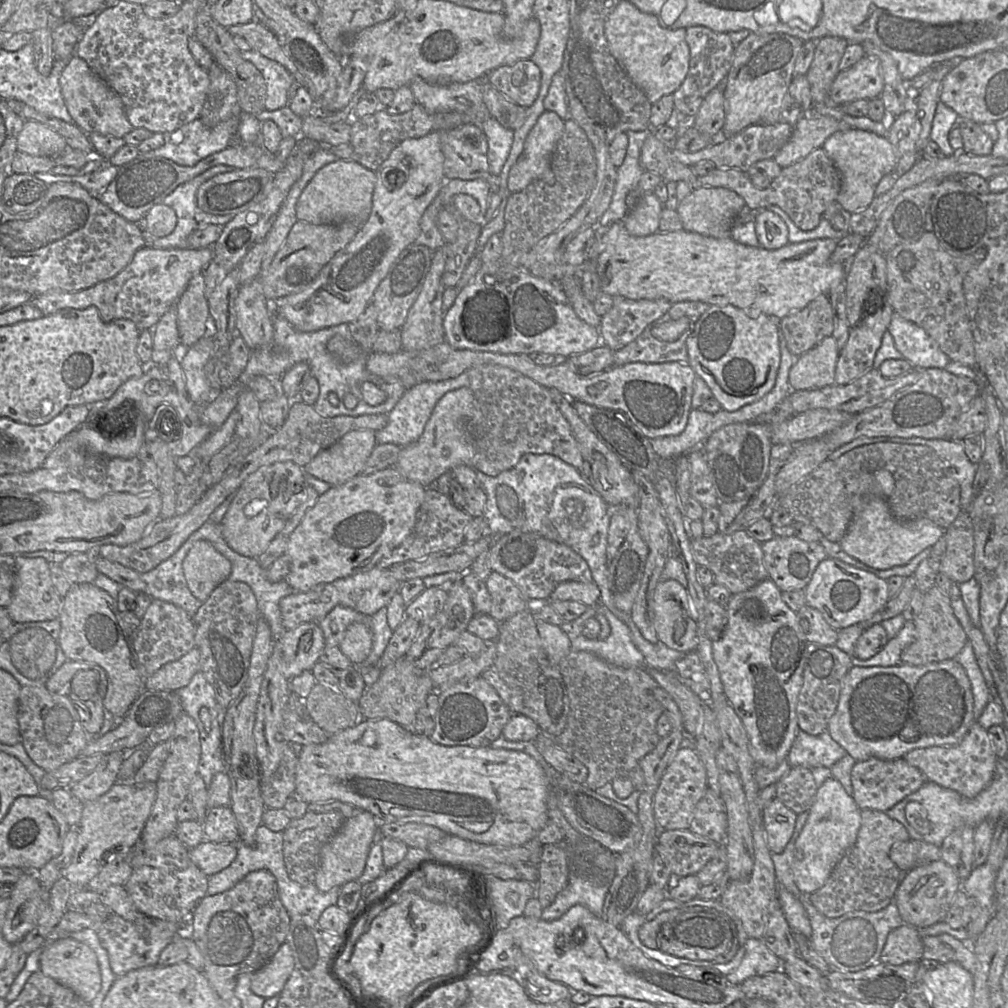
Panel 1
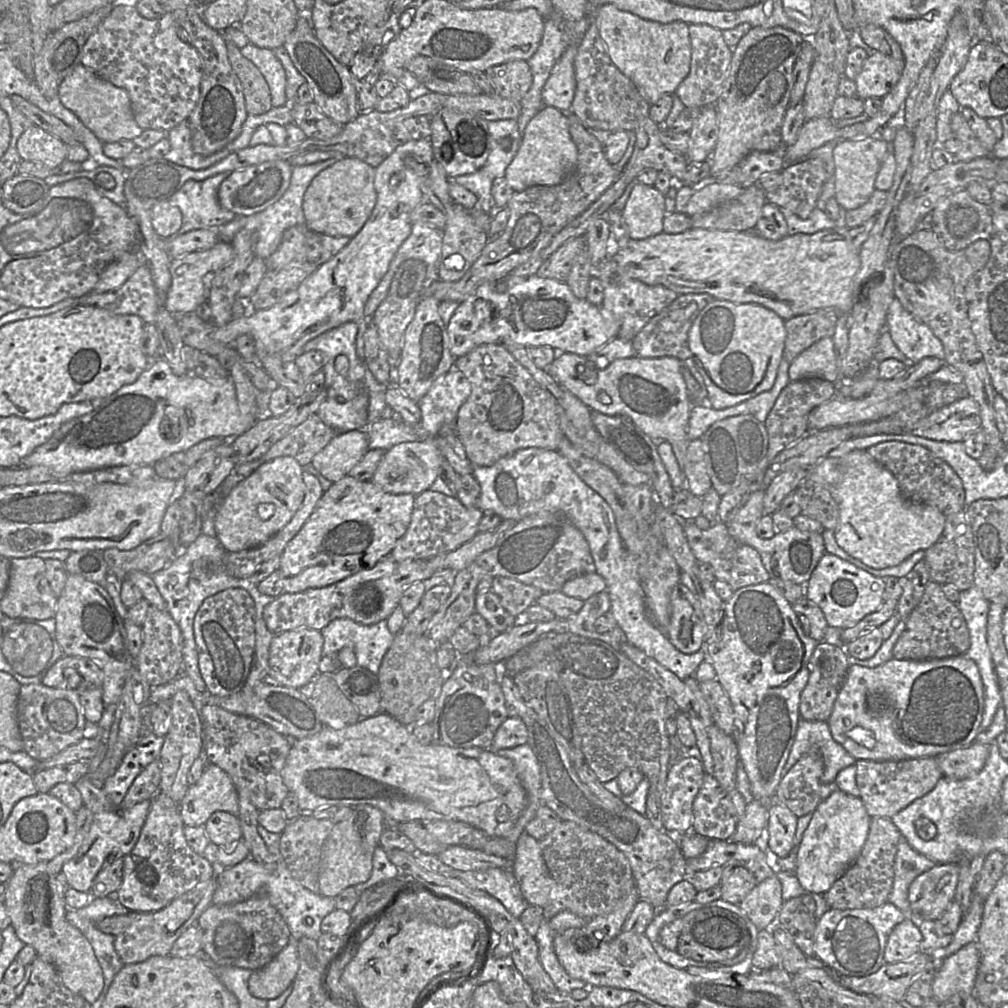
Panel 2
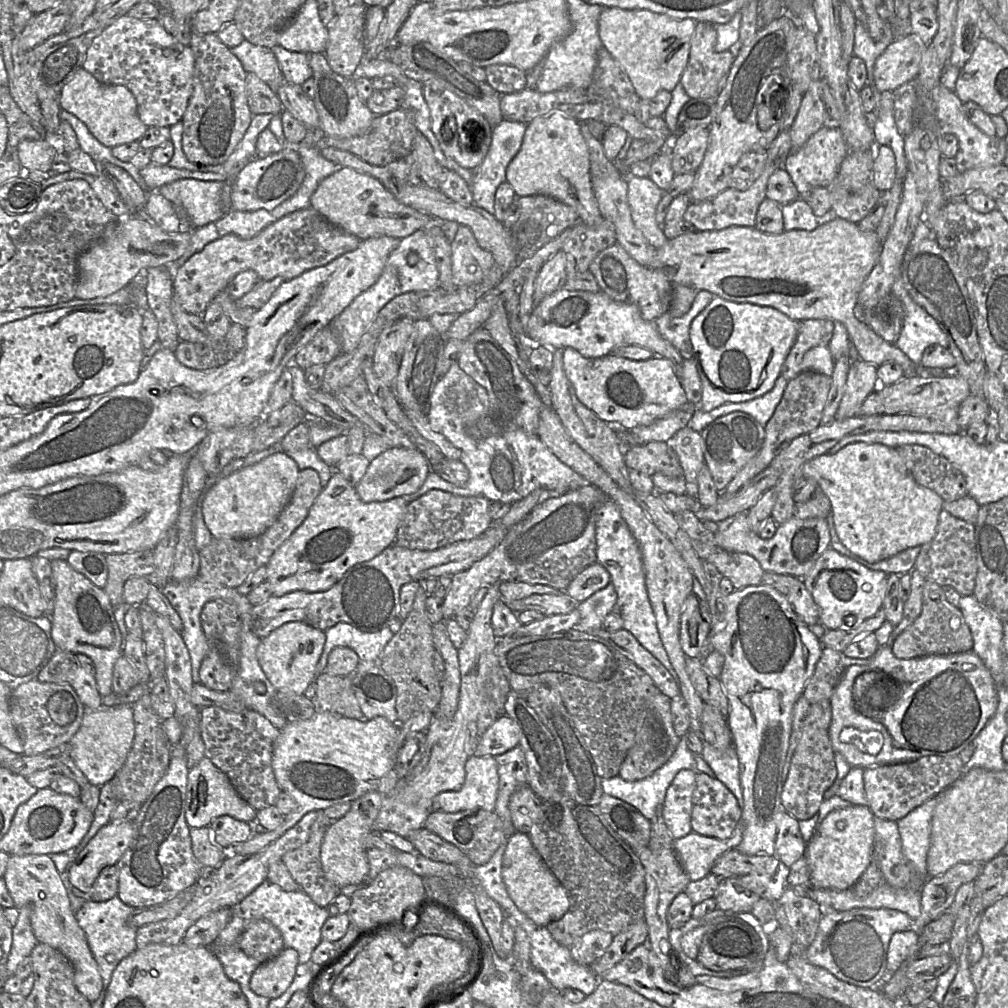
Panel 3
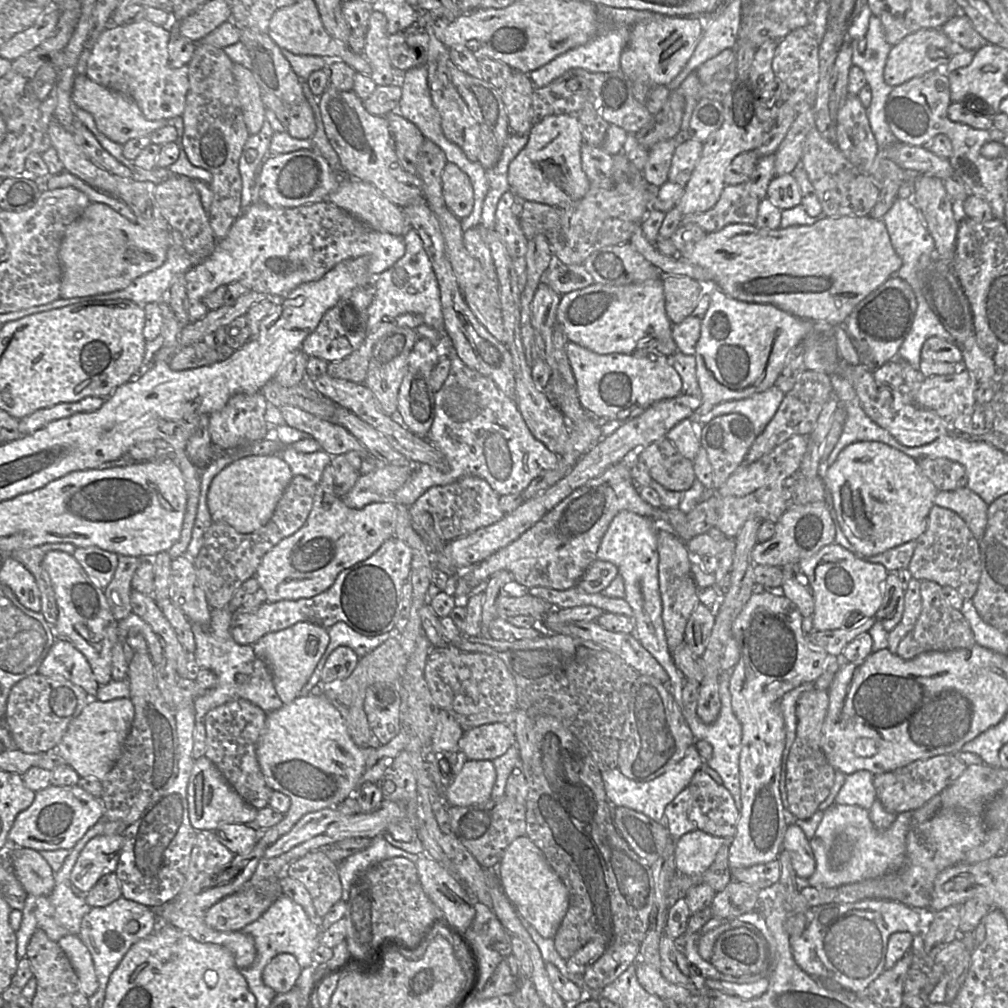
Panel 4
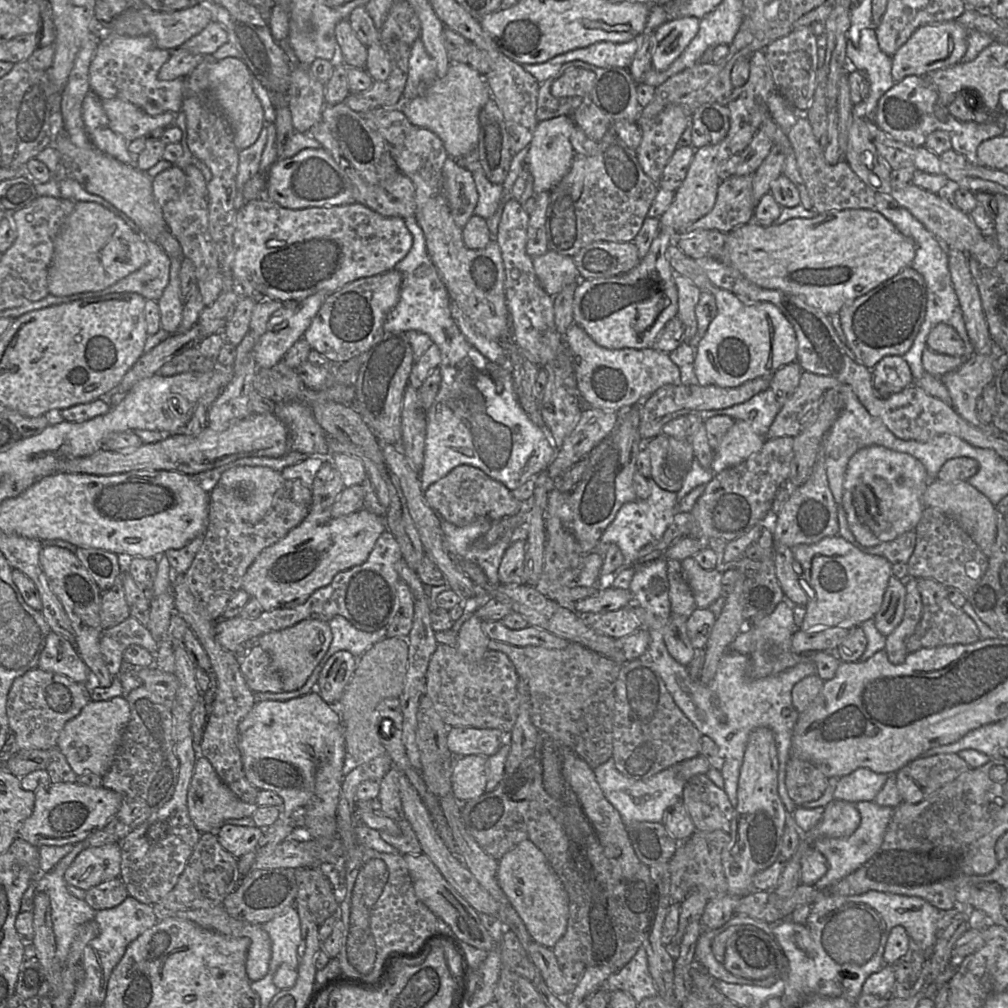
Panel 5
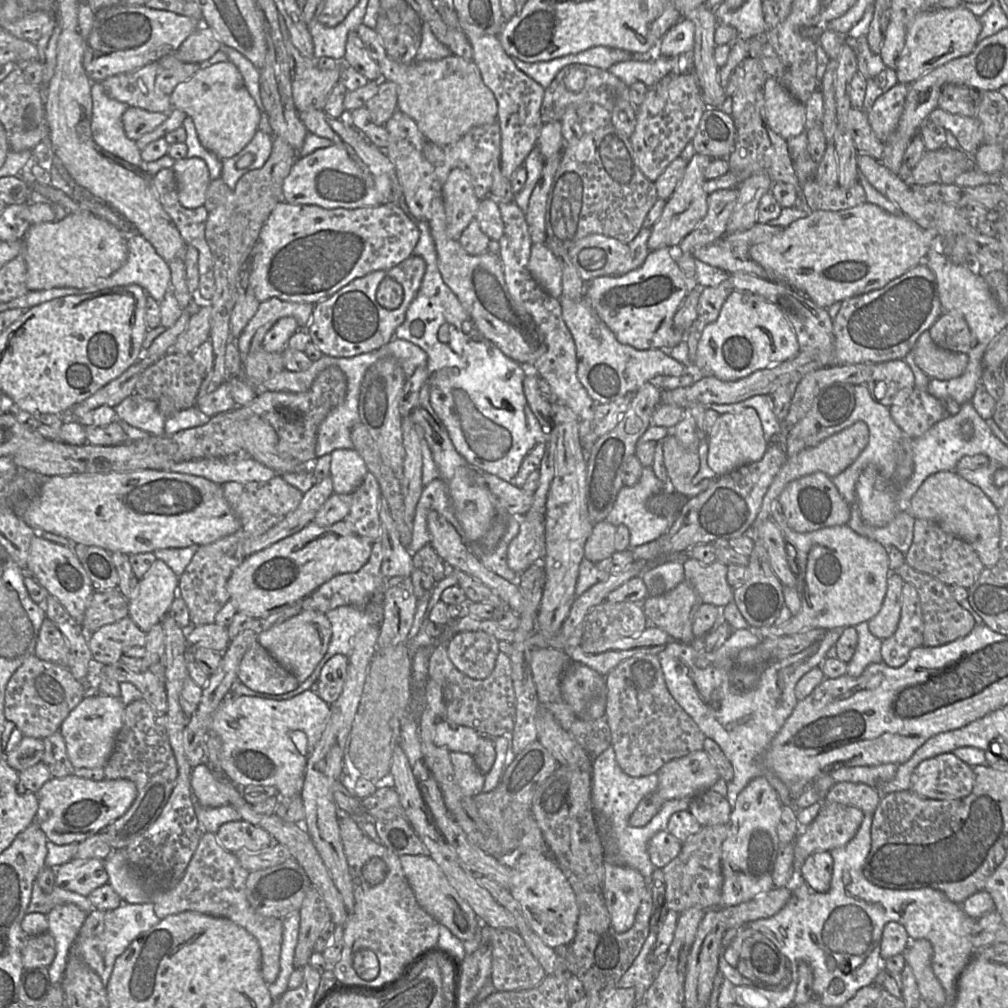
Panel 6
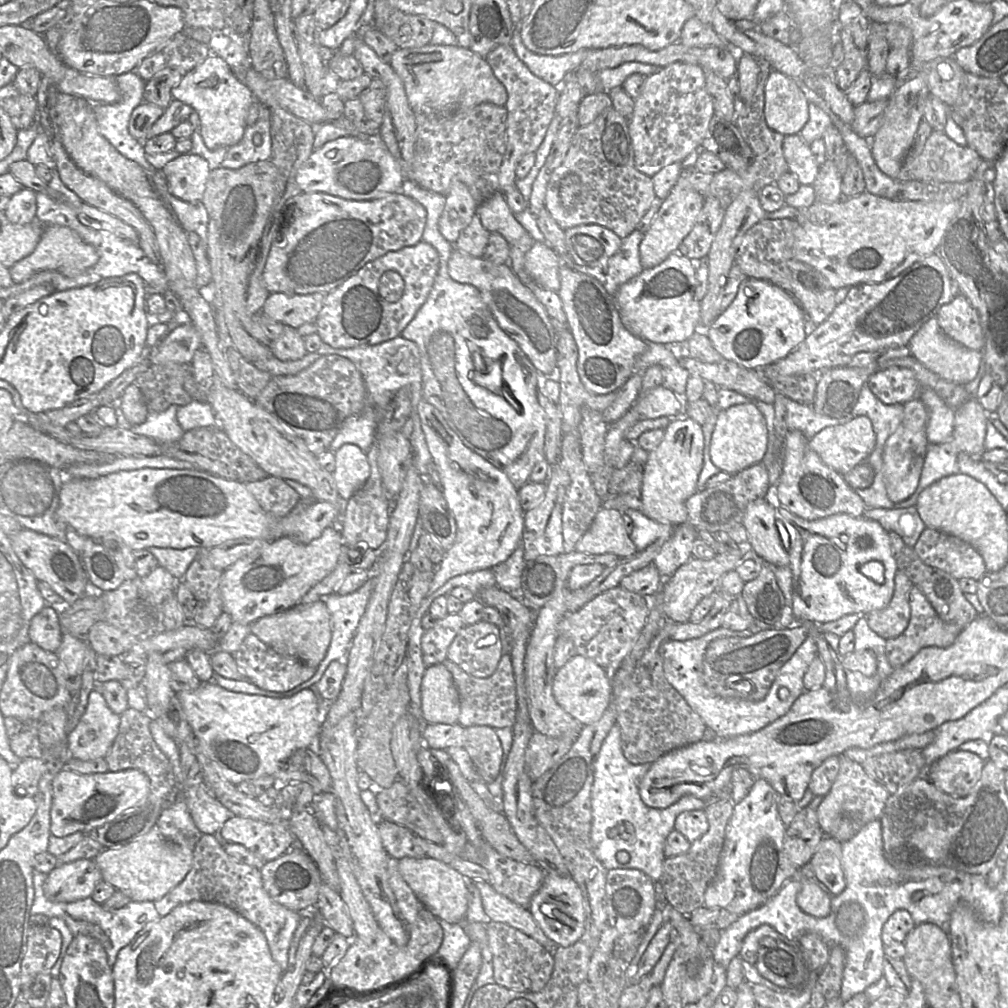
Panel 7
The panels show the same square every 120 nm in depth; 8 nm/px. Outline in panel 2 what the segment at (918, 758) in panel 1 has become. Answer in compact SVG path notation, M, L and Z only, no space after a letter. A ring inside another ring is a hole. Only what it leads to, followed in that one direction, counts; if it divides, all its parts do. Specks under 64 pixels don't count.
M975 741L968 747L940 754L935 759L943 777L964 780L977 775L988 756L989 745Z

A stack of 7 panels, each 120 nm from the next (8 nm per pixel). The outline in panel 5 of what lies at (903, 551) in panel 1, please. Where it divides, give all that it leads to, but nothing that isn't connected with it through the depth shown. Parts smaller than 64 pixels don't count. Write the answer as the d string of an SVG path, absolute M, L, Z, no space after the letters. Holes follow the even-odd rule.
M881 445L857 450L850 458L844 476L842 506L856 540L873 547L915 530L924 510L923 495L931 479L915 457Z

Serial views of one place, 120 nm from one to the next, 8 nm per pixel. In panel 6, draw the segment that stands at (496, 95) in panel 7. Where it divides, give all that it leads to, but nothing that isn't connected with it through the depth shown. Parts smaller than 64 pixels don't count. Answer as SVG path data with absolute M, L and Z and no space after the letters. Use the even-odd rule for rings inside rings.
M454 54L441 60L403 64L383 57L377 61L382 79L397 86L398 110L408 115L418 129L440 146L457 142L470 129L497 121L498 105L493 92L483 82L476 63Z

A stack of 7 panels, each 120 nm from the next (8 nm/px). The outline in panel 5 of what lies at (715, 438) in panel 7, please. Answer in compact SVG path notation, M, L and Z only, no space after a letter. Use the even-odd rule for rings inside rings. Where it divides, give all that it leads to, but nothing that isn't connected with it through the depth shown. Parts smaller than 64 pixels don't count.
M735 420L717 450L713 451L712 471L717 474L745 461L757 453L764 442L765 437L755 433L749 422Z

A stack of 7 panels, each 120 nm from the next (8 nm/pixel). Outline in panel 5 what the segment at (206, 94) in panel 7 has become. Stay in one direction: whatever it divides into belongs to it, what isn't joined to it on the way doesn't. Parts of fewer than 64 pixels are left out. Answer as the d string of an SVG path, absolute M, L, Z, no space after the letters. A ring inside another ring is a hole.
M227 57L217 61L208 72L208 90L215 97L233 132L236 148L241 151L252 146L264 127L264 110L260 100L254 93L251 71L242 61Z

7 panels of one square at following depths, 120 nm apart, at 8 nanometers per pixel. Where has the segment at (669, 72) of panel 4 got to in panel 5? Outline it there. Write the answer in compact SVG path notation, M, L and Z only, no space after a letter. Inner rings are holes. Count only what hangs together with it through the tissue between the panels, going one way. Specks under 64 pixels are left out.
M682 17L667 21L654 30L656 46L652 55L652 68L663 71L681 55L698 33L699 20Z

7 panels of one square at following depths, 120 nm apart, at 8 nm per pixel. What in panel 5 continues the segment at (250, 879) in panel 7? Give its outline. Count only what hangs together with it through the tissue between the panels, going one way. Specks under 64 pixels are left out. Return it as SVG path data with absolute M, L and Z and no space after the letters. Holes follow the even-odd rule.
M211 832L201 833L184 871L175 887L153 905L158 921L166 918L188 920L197 925L231 937L250 939L246 960L246 972L250 981L264 978L269 970L272 945L268 933L261 924L251 924L231 917L224 908L224 899L240 884L238 859L226 851Z

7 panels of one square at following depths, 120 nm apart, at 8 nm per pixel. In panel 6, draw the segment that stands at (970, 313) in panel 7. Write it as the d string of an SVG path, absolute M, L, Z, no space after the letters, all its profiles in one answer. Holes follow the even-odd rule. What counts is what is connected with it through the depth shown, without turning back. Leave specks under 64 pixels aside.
M957 310L942 312L928 330L932 340L941 348L961 353L968 353L971 348L970 328Z

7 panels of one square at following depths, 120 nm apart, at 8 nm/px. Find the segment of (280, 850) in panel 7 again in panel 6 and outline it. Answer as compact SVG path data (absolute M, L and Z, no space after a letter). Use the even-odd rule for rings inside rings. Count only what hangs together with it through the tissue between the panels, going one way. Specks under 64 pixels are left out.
M243 820L224 823L217 831L216 837L231 853L240 849L259 851L275 842L266 830Z

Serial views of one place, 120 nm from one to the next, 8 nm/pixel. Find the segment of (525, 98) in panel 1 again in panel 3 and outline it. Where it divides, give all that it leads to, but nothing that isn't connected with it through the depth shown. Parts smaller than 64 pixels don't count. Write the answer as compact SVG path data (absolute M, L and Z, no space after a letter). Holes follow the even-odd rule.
M507 64L485 67L486 82L500 95L511 94L528 86L527 73Z

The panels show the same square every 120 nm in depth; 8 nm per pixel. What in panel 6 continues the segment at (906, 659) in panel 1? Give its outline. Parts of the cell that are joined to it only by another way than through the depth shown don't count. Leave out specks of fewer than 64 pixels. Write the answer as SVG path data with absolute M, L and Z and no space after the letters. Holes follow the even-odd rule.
M907 563L892 573L899 575L905 583L912 584L918 592L924 622L924 647L938 647L951 643L965 637L975 627L973 616L955 600L948 585L929 574L913 569Z

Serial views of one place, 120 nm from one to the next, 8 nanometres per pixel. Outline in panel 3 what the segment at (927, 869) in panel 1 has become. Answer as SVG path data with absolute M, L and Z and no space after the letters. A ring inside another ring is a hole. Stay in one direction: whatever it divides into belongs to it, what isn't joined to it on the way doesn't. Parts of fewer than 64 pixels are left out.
M958 863L944 874L926 879L920 889L921 909L931 921L947 912L959 887L974 882L981 874L984 864Z

